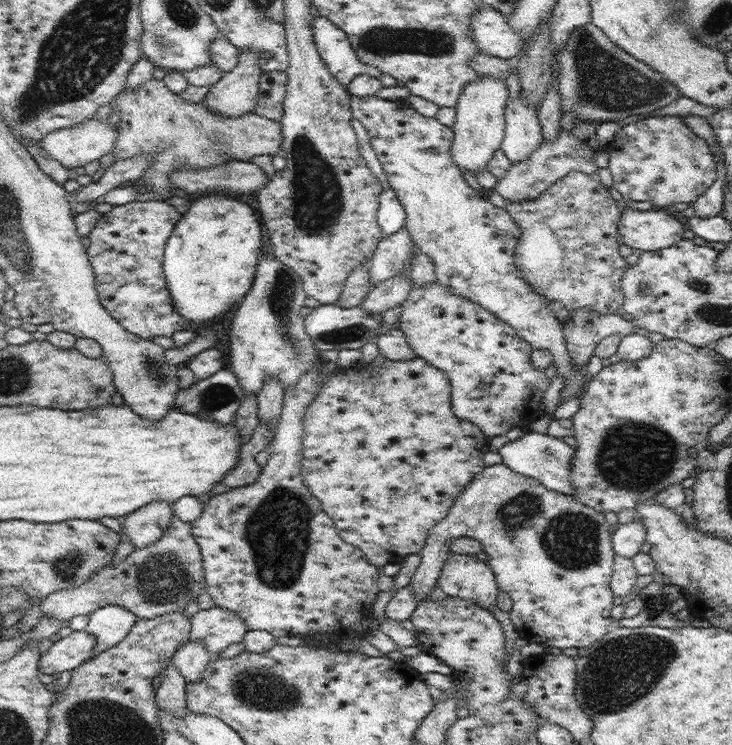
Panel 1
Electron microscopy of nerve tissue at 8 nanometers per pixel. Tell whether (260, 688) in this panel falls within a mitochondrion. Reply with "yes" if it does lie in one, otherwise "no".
yes

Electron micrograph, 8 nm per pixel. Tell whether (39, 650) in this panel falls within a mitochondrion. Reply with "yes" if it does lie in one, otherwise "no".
no

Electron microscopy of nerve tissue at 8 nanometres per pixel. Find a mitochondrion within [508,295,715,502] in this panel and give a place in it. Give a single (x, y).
(633, 457)

